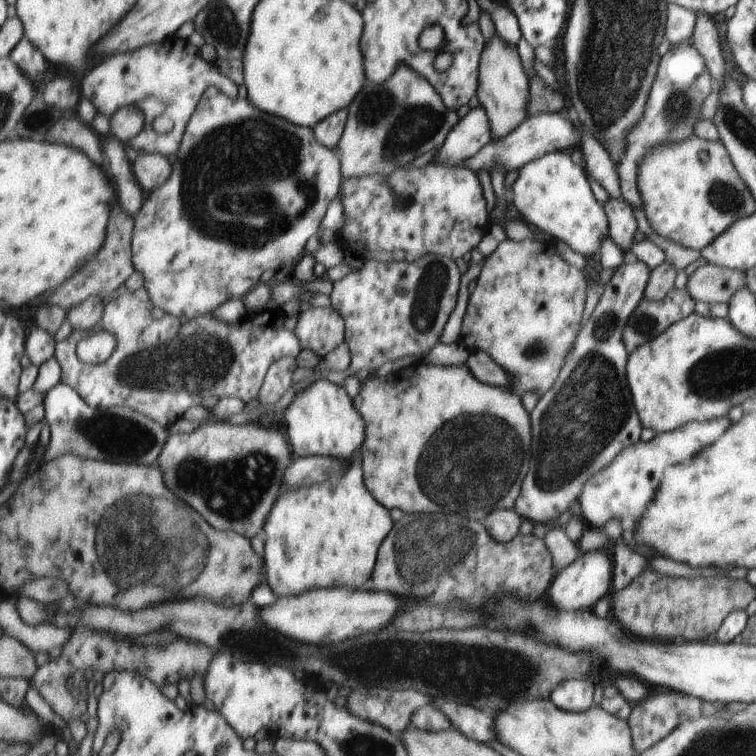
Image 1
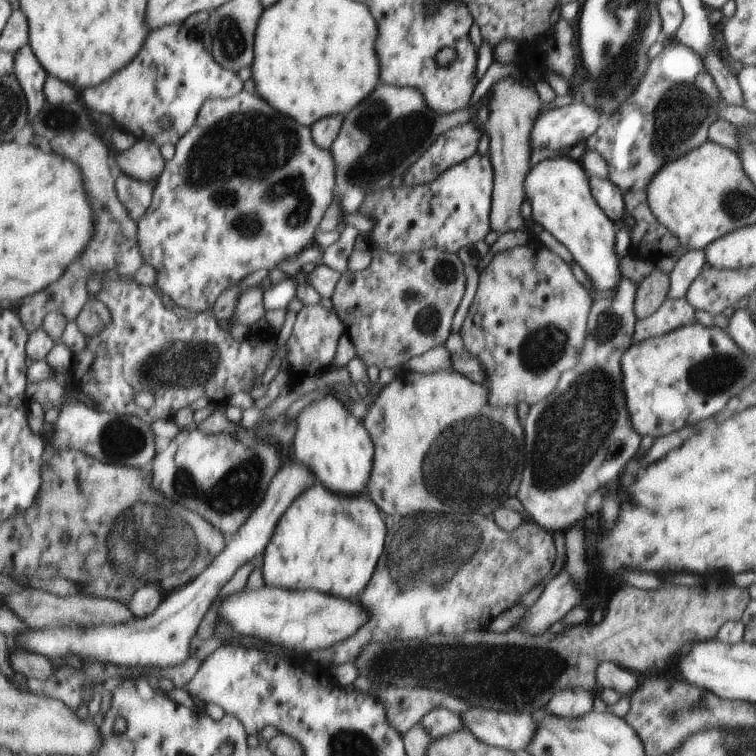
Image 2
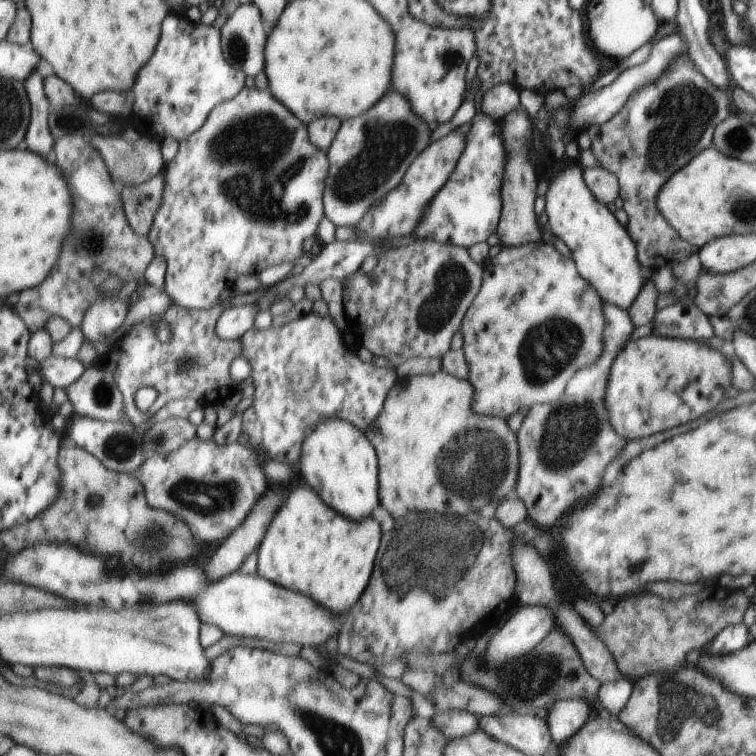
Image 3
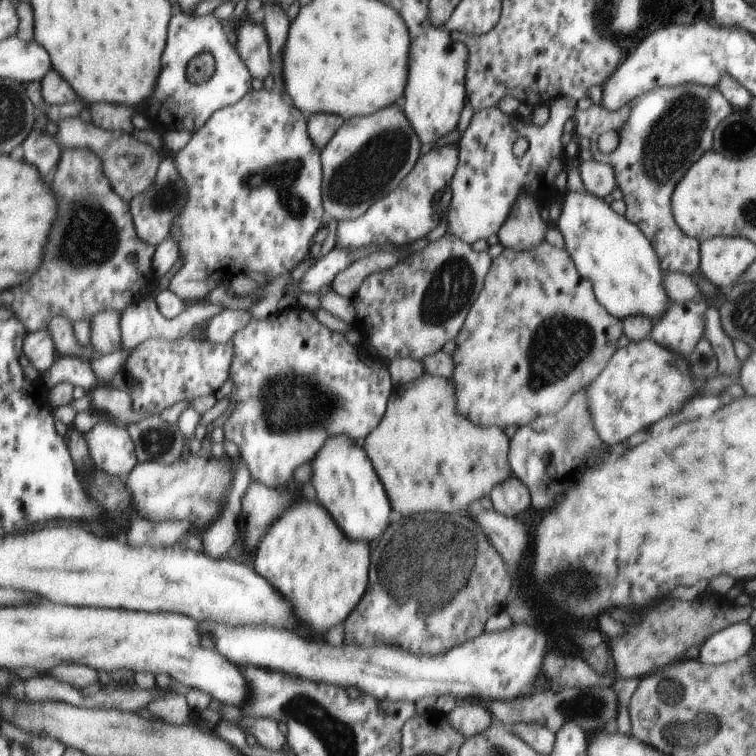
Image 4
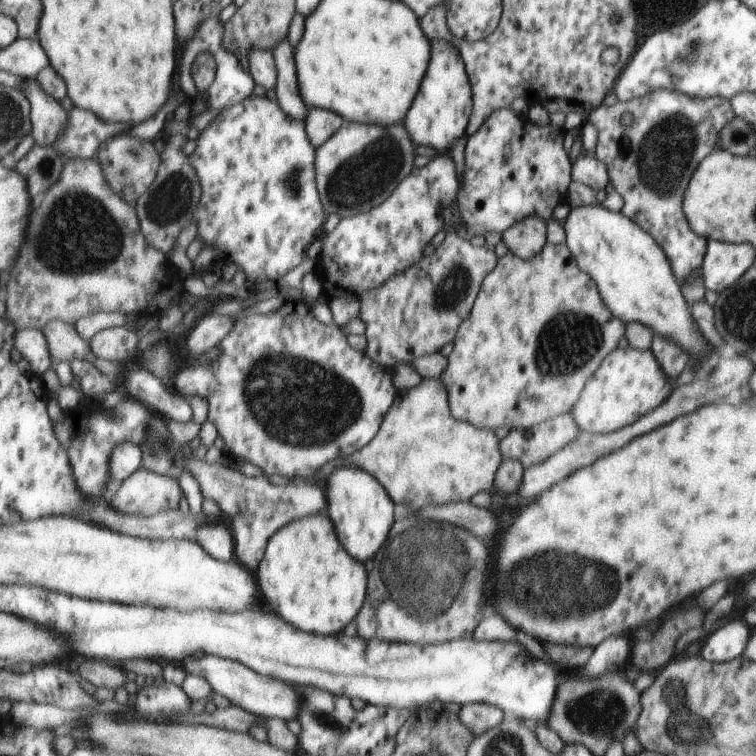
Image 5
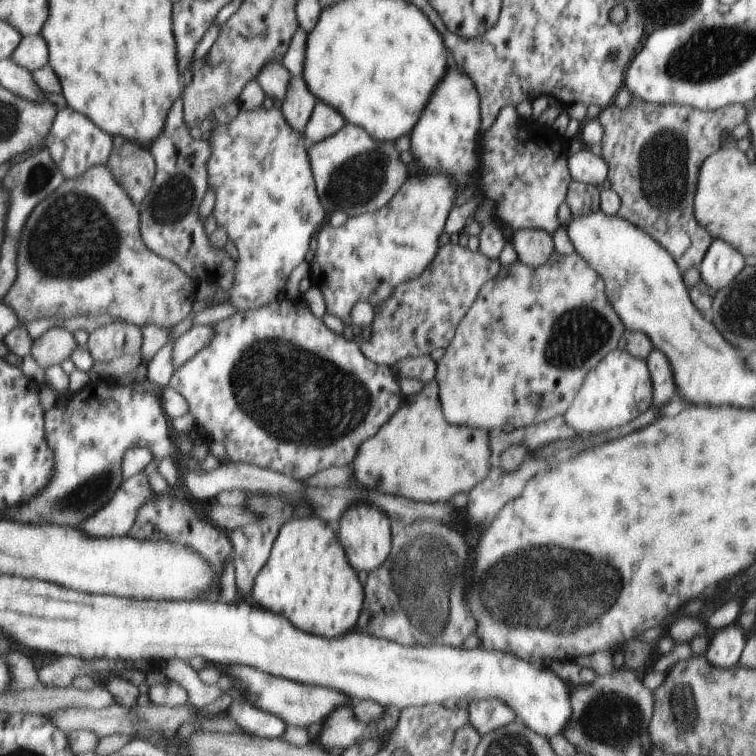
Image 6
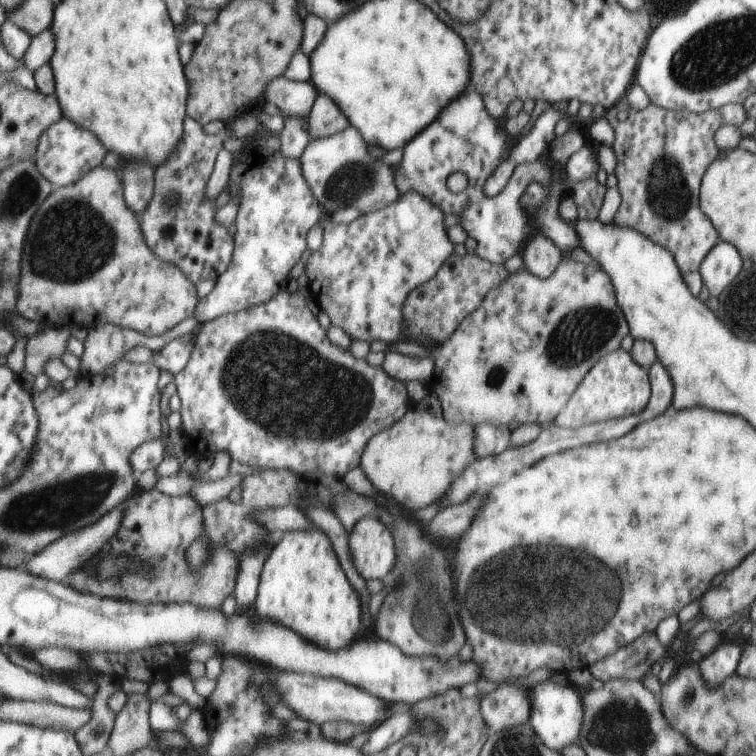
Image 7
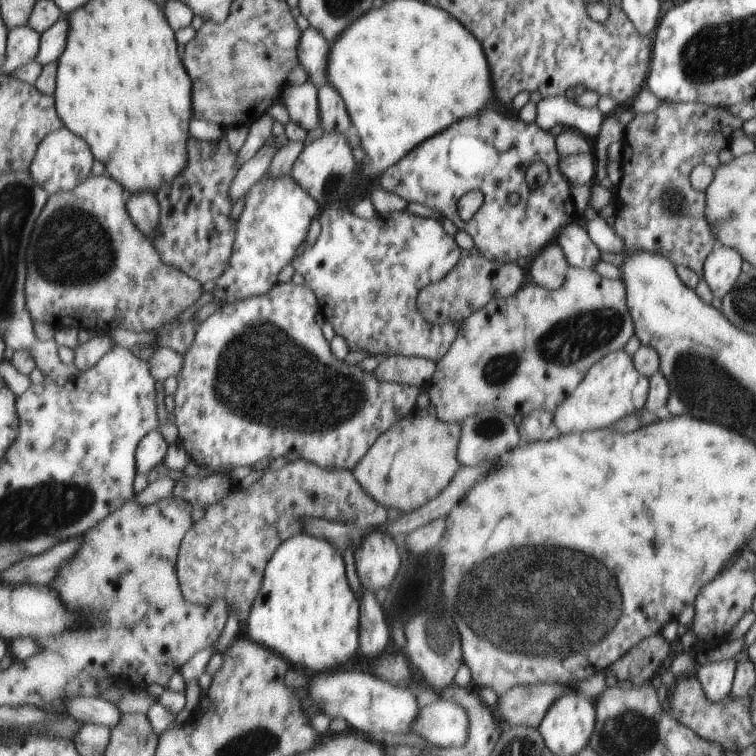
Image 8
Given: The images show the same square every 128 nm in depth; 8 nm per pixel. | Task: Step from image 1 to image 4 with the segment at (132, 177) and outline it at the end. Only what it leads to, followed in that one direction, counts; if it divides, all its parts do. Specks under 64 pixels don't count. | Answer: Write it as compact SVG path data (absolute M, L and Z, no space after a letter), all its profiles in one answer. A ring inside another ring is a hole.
M166 158L158 167L155 180L149 189L134 197L132 212L139 235L151 245L156 246L169 238L173 218L181 213L187 201L187 192L182 177L178 174L176 161Z

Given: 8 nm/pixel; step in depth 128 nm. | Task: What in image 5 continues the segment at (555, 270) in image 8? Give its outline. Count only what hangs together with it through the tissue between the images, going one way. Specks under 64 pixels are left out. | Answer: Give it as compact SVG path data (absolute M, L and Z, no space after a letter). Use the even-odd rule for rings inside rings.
M530 215L502 232L502 241L519 257L532 259L545 248L546 223L538 215Z

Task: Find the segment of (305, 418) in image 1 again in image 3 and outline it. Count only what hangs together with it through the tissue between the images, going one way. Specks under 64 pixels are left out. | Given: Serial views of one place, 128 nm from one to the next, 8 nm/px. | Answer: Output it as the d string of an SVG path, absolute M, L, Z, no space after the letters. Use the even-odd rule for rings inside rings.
M330 417L314 427L314 432L306 436L306 444L301 446L300 480L306 480L312 488L318 488L330 506L350 520L362 520L372 514L378 506L380 488L380 466L377 452L370 444L366 431L360 430L350 421Z

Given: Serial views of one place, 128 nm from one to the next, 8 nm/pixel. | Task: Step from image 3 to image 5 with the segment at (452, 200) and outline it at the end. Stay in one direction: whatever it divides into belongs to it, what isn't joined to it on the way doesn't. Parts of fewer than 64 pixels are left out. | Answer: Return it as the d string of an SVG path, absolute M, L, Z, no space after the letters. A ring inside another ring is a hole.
M510 108L494 111L484 126L470 135L464 151L464 172L461 191L458 191L457 208L460 221L467 228L468 238L485 236L487 232L504 232L514 223L538 215L544 220L550 220L552 210L558 204L562 192L570 184L570 160L562 146L562 130L553 125L538 126L532 122L524 124L523 118L512 112Z

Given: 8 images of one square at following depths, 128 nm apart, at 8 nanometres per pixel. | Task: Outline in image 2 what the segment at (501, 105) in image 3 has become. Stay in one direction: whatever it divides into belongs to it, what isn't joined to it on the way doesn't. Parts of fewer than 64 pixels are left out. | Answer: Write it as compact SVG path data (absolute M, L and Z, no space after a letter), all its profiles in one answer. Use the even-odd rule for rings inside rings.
M379 80L378 88L375 88L370 96L366 96L366 100L364 100L364 102L362 102L358 108L354 108L354 112L349 112L346 115L344 118L344 126L341 128L341 134L337 136L337 139L333 142L333 146L330 148L331 152L333 153L335 163L337 164L338 198L340 198L340 202L342 202L343 211L346 212L346 214L350 214L359 210L361 204L364 203L365 194L368 191L375 191L376 189L383 189L390 186L390 184L392 184L392 180L394 180L396 176L403 176L405 172L408 171L409 168L412 167L413 164L416 163L417 160L420 159L421 156L424 155L425 152L433 146L436 140L445 134L446 131L452 131L453 128L457 127L458 125L475 120L476 108L479 106L481 101L485 101L485 105L489 103L489 92L484 98L480 100L478 104L476 104L474 109L462 109L461 111L449 112L448 114L439 113L436 112L433 108L430 108L429 104L426 104L423 94L417 88L387 85L386 83L383 83L381 80Z

